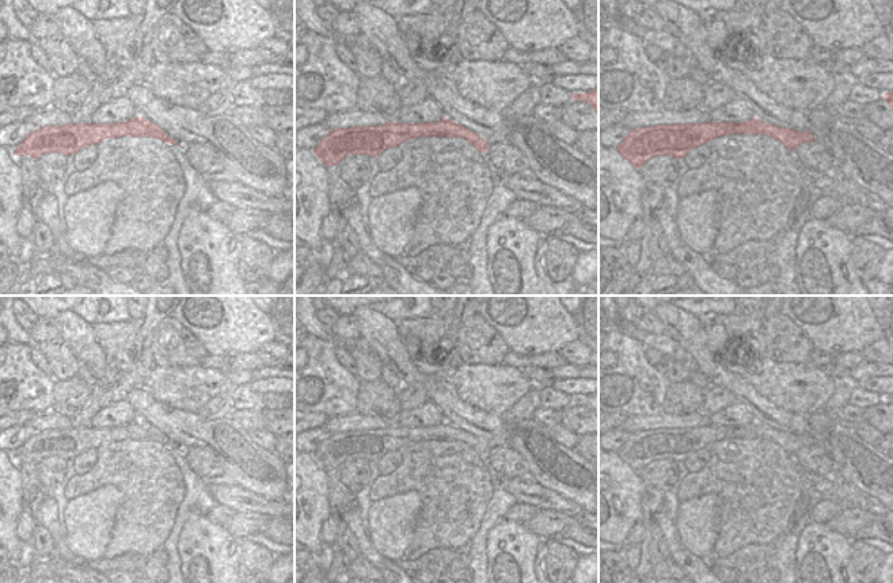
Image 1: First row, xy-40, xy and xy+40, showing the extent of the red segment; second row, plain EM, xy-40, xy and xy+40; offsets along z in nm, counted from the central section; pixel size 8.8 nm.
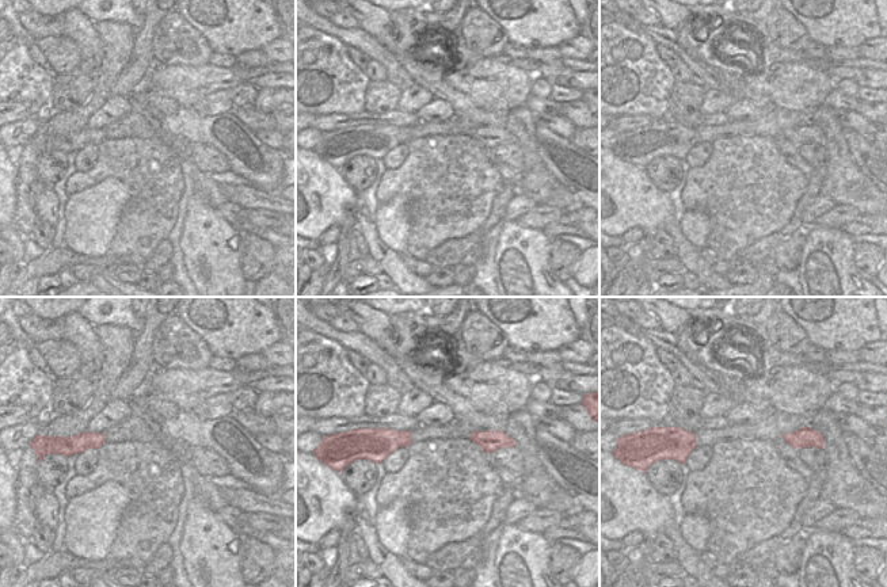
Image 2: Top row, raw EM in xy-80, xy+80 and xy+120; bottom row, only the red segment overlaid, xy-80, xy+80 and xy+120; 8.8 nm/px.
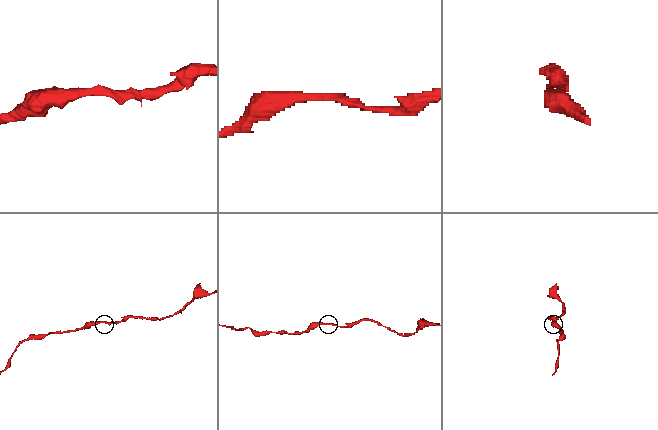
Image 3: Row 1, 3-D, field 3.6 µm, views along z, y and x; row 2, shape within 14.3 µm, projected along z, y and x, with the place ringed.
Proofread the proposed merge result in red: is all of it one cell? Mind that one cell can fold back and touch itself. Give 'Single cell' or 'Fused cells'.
Single cell

